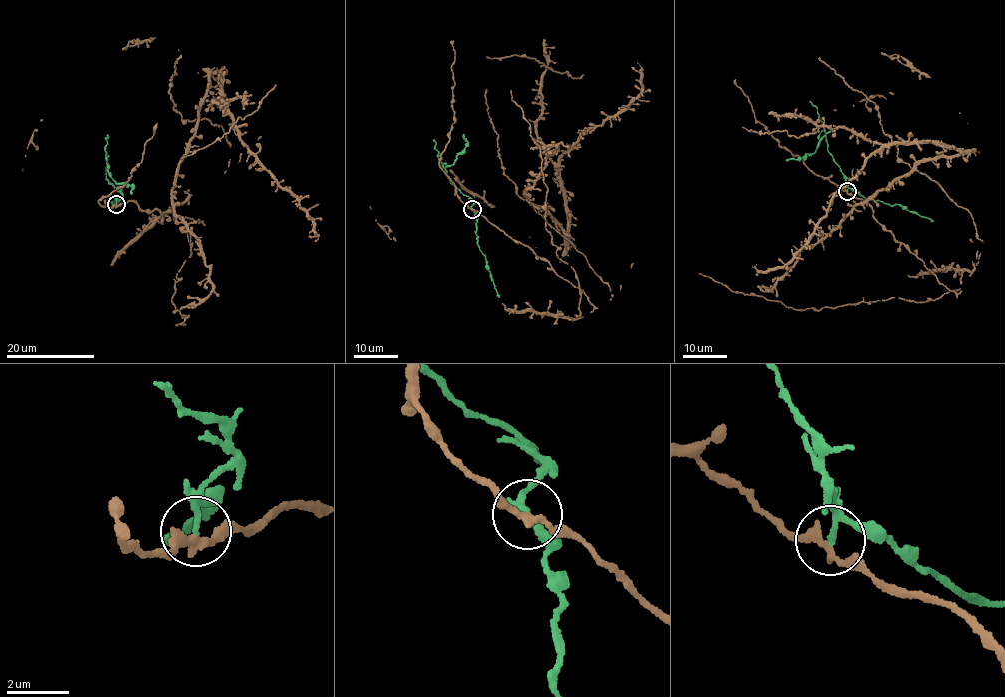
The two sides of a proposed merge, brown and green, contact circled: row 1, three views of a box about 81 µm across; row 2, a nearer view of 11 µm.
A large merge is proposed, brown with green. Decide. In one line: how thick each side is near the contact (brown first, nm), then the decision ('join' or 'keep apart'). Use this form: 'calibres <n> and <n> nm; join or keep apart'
calibres 220 and 130 nm; keep apart

